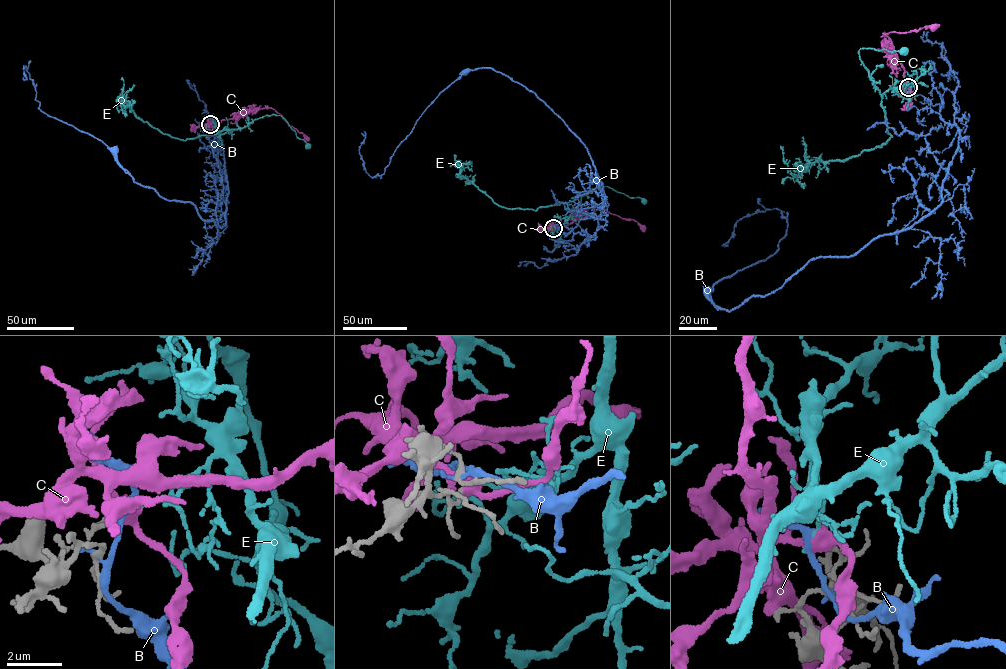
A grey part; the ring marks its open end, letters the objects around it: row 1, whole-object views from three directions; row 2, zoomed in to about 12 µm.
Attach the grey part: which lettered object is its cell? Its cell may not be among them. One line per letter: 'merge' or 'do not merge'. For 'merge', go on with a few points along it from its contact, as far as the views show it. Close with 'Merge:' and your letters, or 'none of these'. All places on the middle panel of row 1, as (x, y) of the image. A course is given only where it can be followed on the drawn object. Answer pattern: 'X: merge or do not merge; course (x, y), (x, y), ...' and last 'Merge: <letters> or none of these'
B: do not merge
C: do not merge
E: do not merge
Merge: none of these

